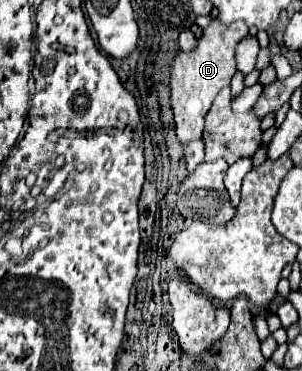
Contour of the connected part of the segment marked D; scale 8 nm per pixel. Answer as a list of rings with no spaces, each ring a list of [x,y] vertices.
[[[213,18],[211,24],[203,30],[201,38],[197,40],[197,46],[191,52],[179,50],[177,56],[173,58],[173,62],[171,62],[171,78],[169,78],[171,110],[173,110],[173,118],[175,118],[175,134],[177,134],[181,144],[187,144],[191,140],[201,140],[201,136],[203,136],[203,114],[207,114],[215,94],[223,86],[229,86],[233,74],[237,72],[237,68],[235,68],[235,46],[239,44],[239,40],[243,36],[247,36],[247,24],[245,22],[233,22],[229,26],[223,26],[217,18]]]

